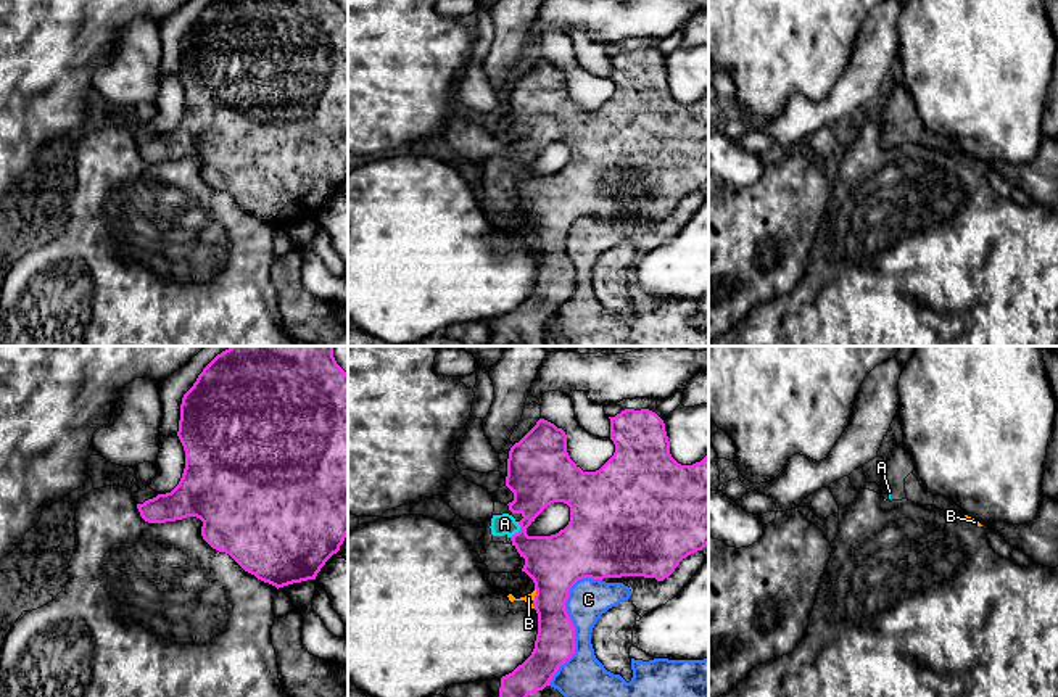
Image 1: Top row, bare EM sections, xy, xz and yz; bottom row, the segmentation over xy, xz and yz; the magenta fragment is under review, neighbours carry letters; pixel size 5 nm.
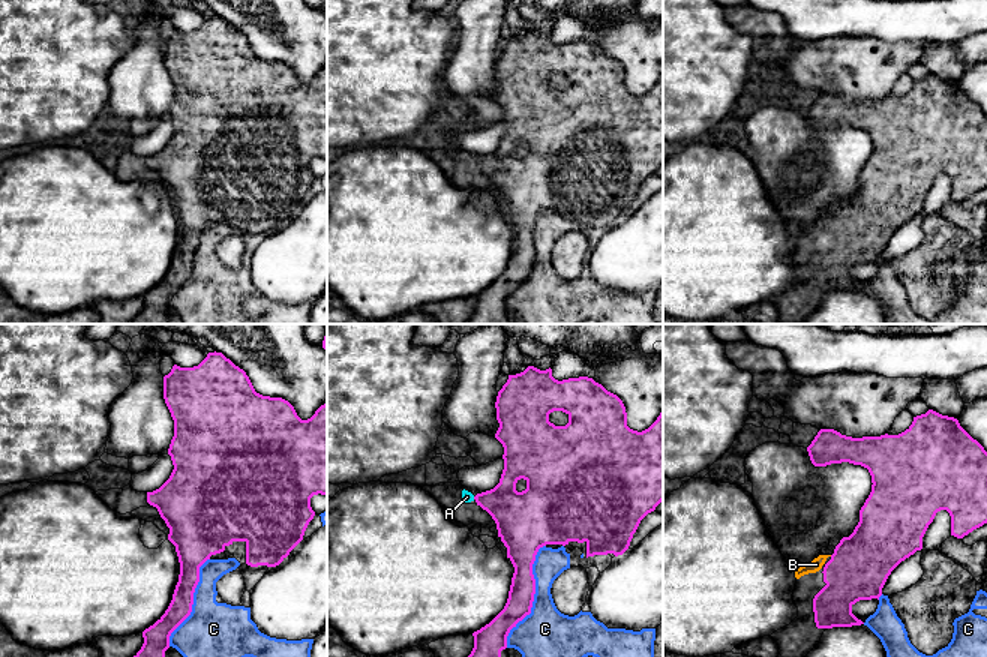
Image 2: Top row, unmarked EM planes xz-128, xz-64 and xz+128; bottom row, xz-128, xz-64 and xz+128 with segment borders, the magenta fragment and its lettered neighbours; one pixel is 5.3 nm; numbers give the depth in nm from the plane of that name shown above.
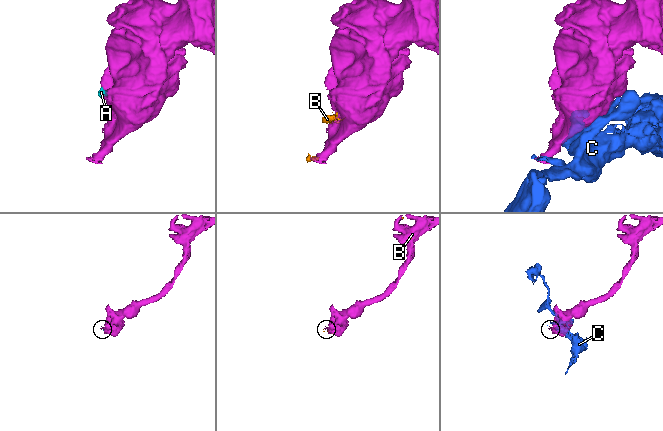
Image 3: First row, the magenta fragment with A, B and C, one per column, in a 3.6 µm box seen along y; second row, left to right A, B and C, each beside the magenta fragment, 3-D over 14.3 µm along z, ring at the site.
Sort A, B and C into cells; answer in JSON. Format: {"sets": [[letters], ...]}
{"sets": [["A", "B"], ["C"]]}

